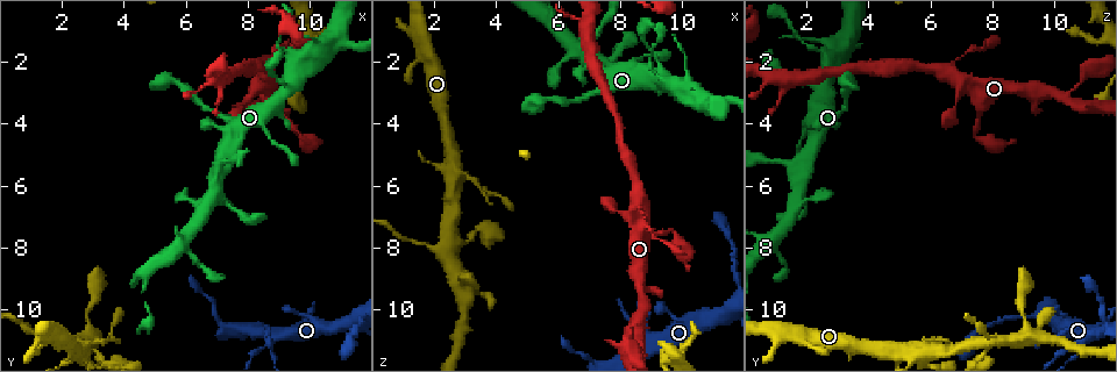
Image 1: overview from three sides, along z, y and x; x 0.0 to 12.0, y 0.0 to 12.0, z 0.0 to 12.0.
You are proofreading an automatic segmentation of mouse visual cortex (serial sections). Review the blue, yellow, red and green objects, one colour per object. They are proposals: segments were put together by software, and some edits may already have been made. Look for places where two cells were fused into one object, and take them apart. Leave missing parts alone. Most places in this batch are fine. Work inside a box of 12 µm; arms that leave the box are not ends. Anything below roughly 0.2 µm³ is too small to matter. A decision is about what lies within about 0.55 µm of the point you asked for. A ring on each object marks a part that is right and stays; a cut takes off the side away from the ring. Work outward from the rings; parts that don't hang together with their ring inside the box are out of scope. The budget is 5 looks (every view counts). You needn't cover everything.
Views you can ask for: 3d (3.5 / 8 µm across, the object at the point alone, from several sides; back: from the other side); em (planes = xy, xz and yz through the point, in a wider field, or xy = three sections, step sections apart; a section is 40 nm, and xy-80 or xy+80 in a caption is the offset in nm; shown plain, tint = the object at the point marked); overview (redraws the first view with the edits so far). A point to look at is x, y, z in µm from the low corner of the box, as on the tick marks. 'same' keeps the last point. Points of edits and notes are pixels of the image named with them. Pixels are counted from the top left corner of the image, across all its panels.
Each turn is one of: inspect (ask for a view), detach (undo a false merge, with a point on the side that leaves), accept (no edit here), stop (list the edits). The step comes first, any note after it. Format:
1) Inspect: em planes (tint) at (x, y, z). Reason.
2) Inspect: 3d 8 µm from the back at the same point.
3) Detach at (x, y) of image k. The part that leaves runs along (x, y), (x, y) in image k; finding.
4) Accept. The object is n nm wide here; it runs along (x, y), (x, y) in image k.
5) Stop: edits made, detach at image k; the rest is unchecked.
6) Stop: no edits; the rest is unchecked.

Inspect: 3d 3.5 µm at (2.5, 11.1, 7.7). Narrows sharply.

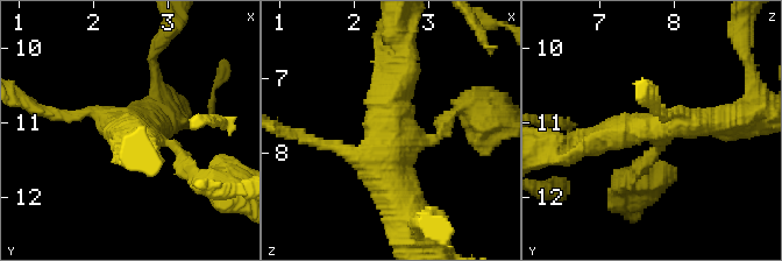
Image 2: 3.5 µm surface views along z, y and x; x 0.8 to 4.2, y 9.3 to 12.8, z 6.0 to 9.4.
Inspect: em xy step 2 (tint) at (2.45, 11.05, 7.65). Shape alone is not enough.

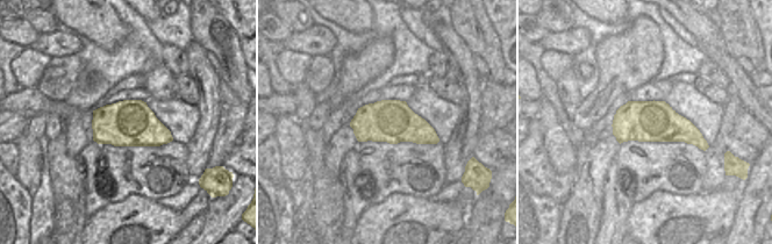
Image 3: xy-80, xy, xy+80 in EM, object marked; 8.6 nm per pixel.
Accept. It runs along (583, 141), (660, 124), (726, 120) in image 2; one cell here.

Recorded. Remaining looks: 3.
Inspect: 3d 3.5 µm at (8.8, 11.0, 10.9). Thin arm on a thick one.

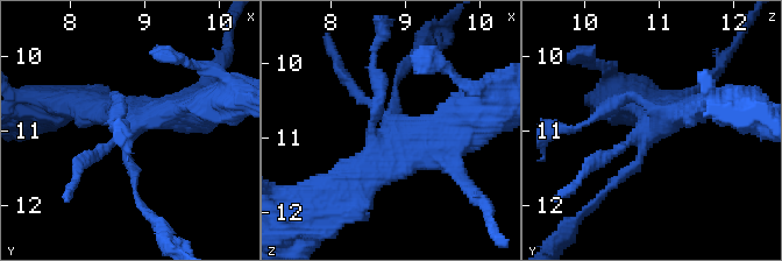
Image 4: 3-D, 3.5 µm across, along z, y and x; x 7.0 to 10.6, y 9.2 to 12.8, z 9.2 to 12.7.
Inspect: em planes (tint) at (8.75, 11.00, 10.85). Now the EM.

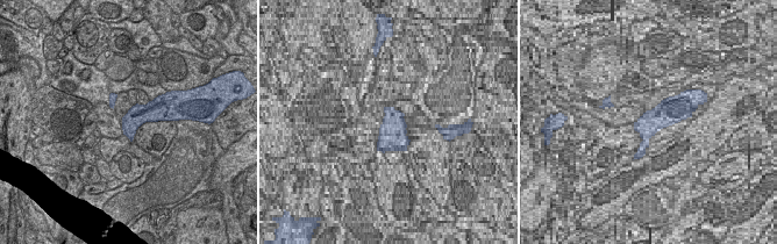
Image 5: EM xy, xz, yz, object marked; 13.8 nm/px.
Accept. It runs along (210, 106), (130, 127), (134, 189) in image 4; all the same cell.

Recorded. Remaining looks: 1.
Stop: no edits; the rest is unchecked.

